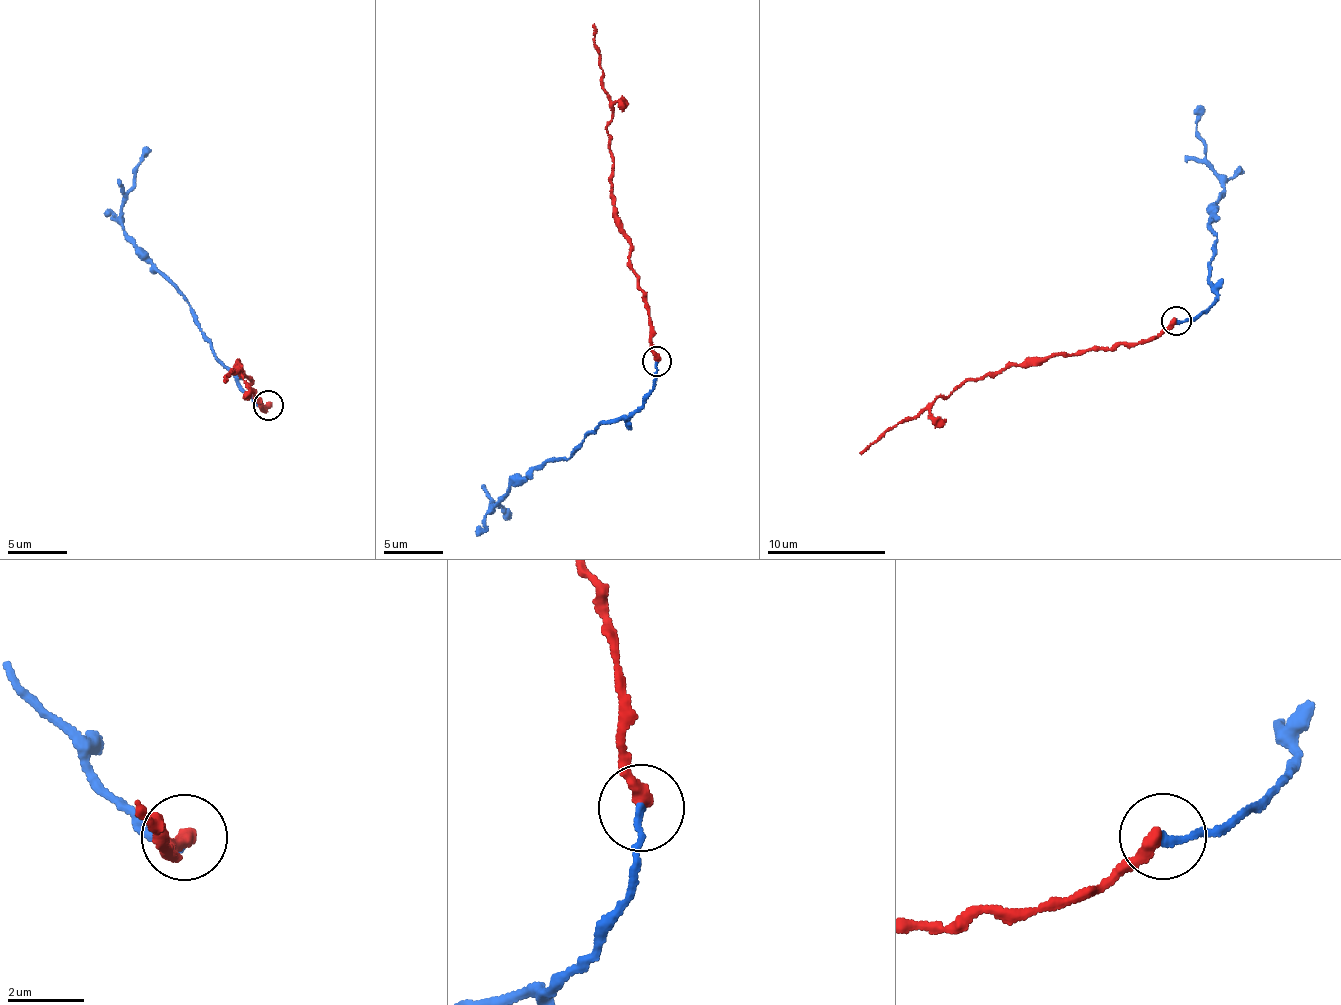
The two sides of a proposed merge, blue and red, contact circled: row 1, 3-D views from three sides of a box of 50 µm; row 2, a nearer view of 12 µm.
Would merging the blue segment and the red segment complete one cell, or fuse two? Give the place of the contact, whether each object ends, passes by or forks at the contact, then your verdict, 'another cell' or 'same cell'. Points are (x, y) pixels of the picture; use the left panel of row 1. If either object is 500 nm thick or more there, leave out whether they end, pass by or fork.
place (268, 405); blue ends; red ends; same cell

